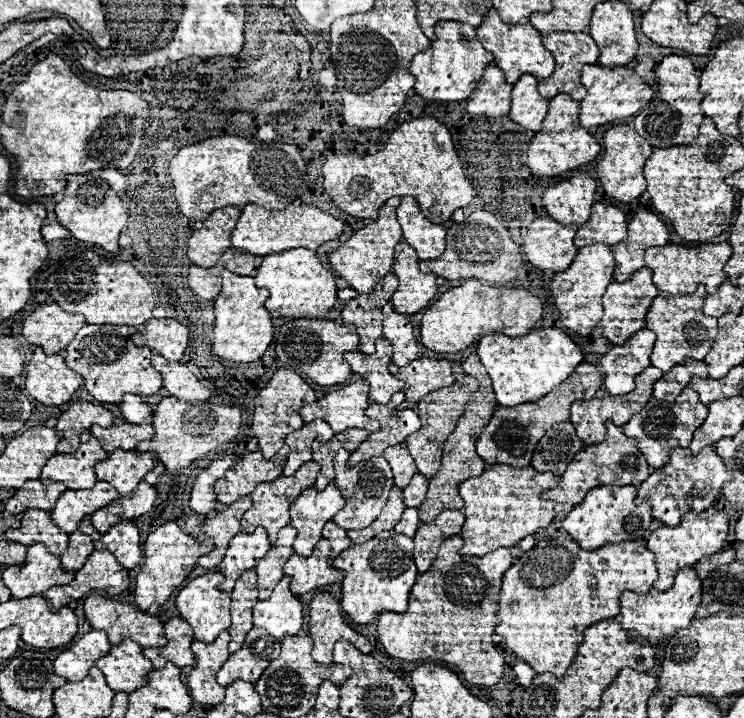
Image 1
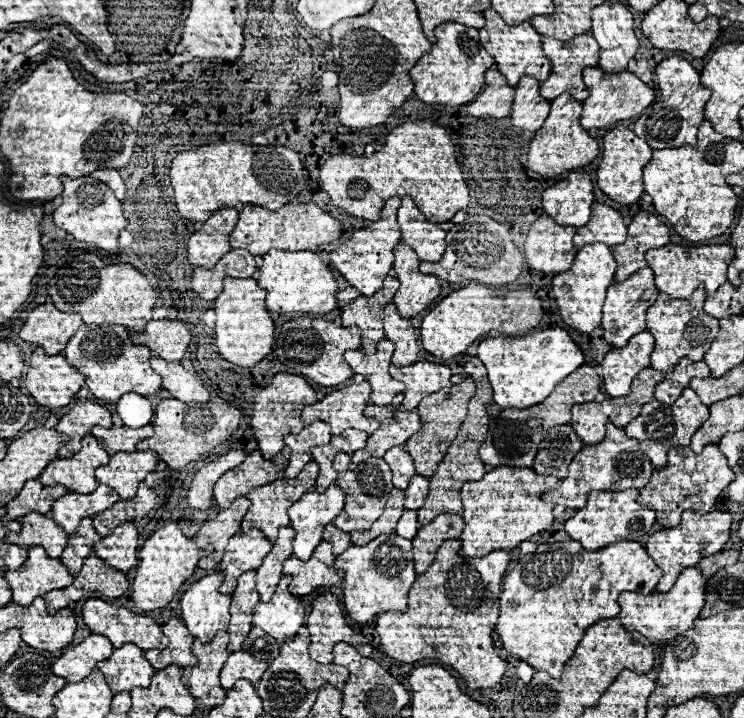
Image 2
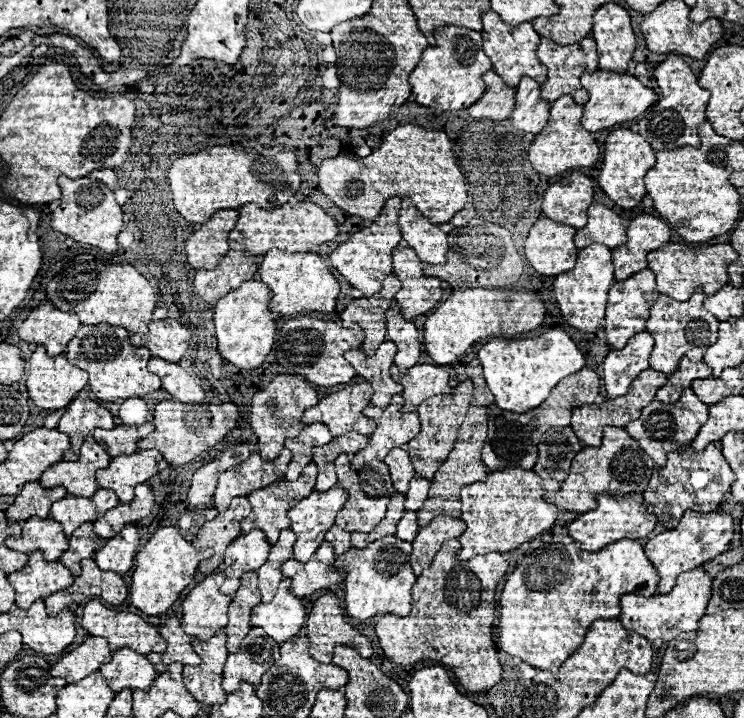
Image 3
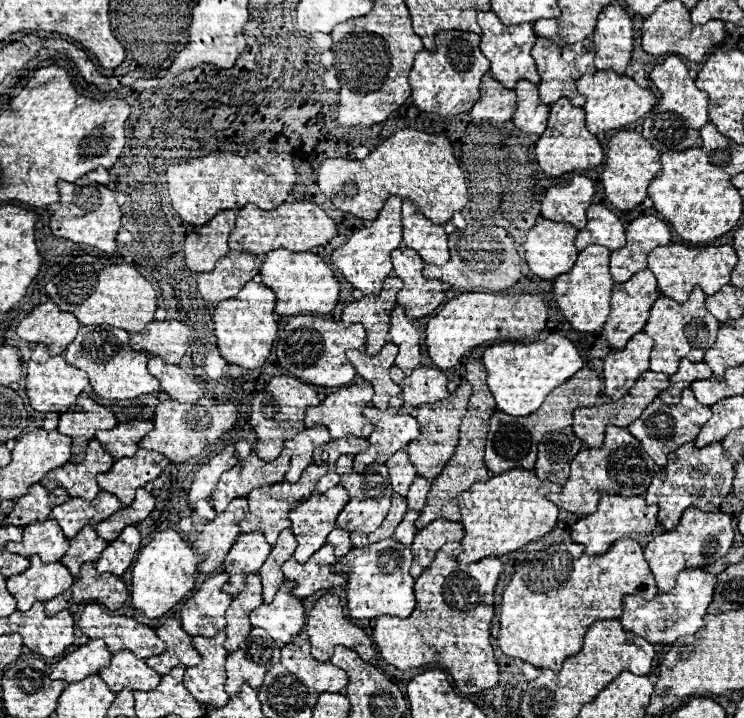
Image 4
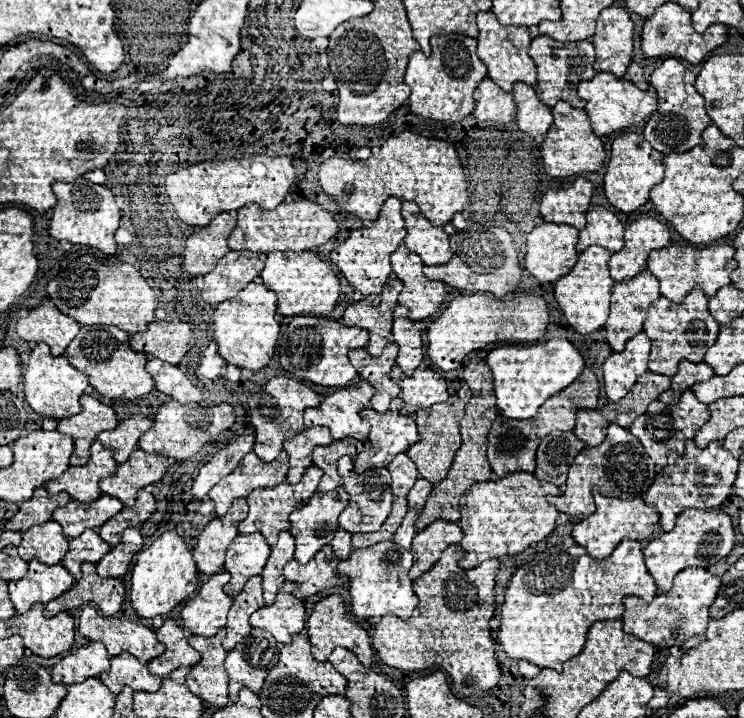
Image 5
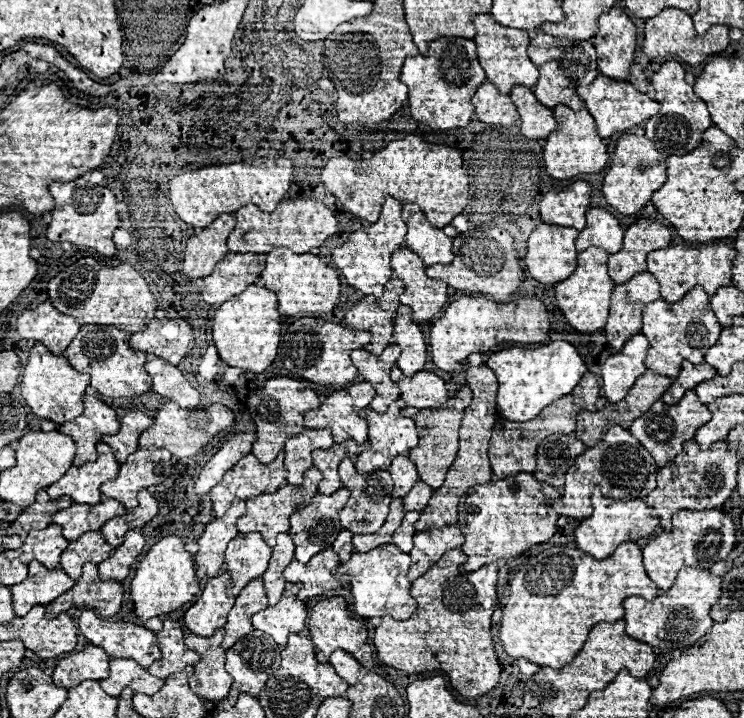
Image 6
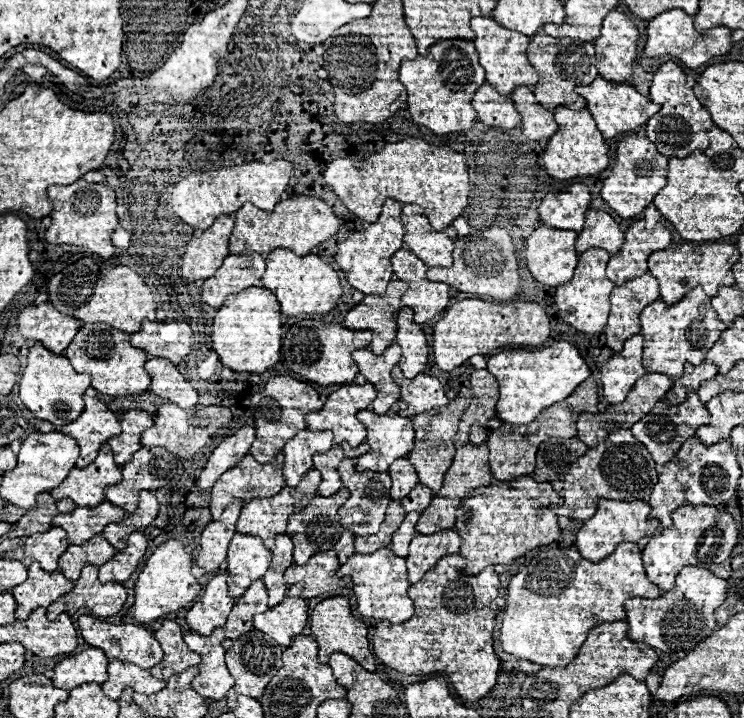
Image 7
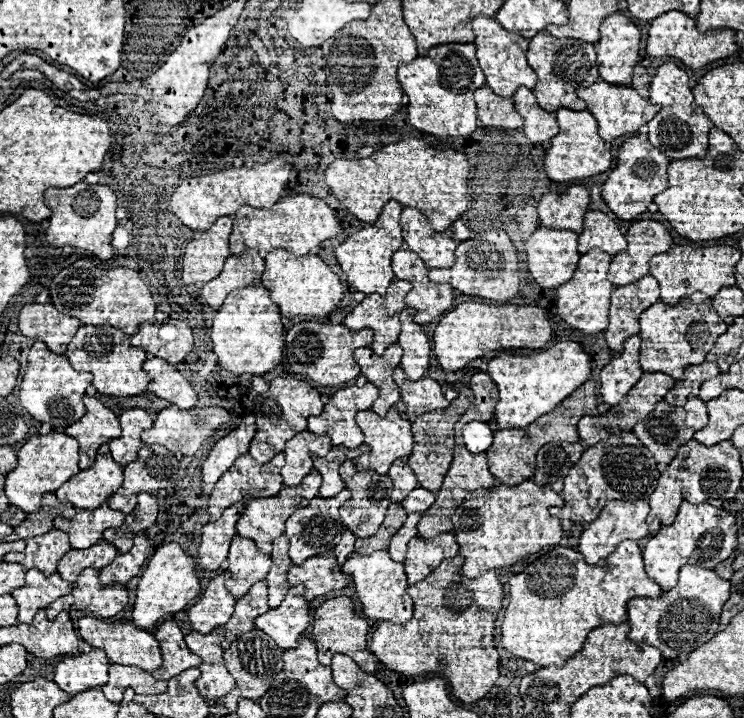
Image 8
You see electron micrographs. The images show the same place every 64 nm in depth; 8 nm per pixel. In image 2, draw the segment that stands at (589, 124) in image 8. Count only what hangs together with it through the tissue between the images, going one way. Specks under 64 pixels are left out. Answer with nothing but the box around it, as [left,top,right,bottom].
[528,94,600,178]

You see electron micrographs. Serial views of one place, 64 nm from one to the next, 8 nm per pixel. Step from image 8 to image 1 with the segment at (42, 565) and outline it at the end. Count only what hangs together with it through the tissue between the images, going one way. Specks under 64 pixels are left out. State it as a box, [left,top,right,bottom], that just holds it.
[4,510,68,556]

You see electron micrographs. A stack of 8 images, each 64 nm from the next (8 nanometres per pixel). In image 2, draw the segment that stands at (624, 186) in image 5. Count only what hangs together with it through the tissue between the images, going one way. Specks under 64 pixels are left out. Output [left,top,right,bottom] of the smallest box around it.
[596,126,652,206]

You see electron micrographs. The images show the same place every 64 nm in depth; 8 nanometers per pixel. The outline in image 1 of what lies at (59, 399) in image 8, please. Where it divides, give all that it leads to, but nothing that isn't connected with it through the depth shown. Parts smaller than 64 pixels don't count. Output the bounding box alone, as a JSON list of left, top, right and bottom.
[26,348,84,406]

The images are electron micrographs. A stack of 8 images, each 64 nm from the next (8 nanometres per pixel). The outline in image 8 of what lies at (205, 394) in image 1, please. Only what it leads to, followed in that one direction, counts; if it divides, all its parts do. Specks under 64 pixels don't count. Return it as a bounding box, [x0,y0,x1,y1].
[142,358,198,410]

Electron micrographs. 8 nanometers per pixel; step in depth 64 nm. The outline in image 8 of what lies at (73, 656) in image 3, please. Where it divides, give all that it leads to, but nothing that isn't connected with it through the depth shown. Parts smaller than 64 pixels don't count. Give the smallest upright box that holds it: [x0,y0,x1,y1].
[54,648,110,696]

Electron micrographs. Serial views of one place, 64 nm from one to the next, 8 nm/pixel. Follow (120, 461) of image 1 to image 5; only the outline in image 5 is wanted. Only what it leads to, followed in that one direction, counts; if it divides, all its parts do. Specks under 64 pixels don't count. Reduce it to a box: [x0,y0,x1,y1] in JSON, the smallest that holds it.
[100,450,174,508]

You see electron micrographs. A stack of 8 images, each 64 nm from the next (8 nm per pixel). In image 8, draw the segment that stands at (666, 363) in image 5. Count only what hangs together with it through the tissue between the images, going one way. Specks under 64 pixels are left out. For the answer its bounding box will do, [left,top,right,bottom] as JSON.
[638,292,728,380]

